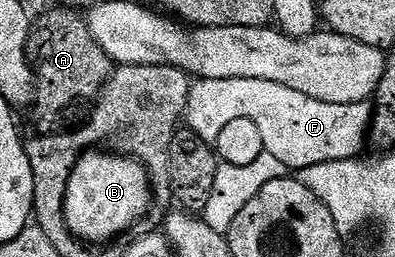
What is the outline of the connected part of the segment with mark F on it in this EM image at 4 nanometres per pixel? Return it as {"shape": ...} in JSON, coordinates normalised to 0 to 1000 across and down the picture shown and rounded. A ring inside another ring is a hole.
{"shape":[[[501,307],[481,335],[468,498],[486,506],[509,549],[549,556],[557,510],[577,494],[595,463],[638,463],[658,506],[658,541],[668,541],[668,591],[709,619],[729,665],[762,665],[800,650],[800,634],[843,626],[894,626],[916,576],[929,576],[937,514],[942,409],[937,393],[911,401],[810,401],[810,385],[780,385],[739,339],[709,339],[709,323],[678,323],[678,307]]]}

